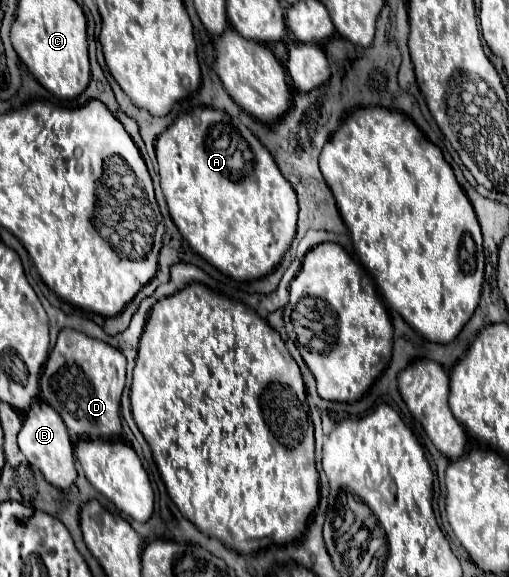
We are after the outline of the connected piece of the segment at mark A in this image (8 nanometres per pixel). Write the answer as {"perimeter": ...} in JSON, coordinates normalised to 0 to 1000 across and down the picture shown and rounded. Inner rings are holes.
{"perimeter":[[[389,185],[377,196],[350,199],[306,241],[306,269],[334,376],[369,425],[397,449],[464,487],[495,487],[542,466],[582,407],[585,352],[578,328],[546,296],[538,272],[491,224],[472,227],[444,192]]]}

